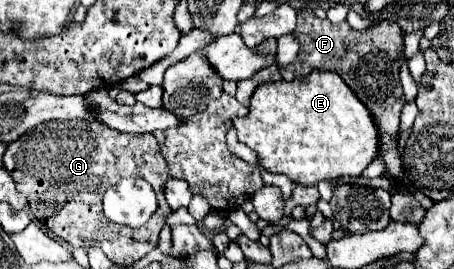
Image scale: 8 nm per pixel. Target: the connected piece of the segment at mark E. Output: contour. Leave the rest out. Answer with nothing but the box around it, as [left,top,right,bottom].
[233,70,381,186]

